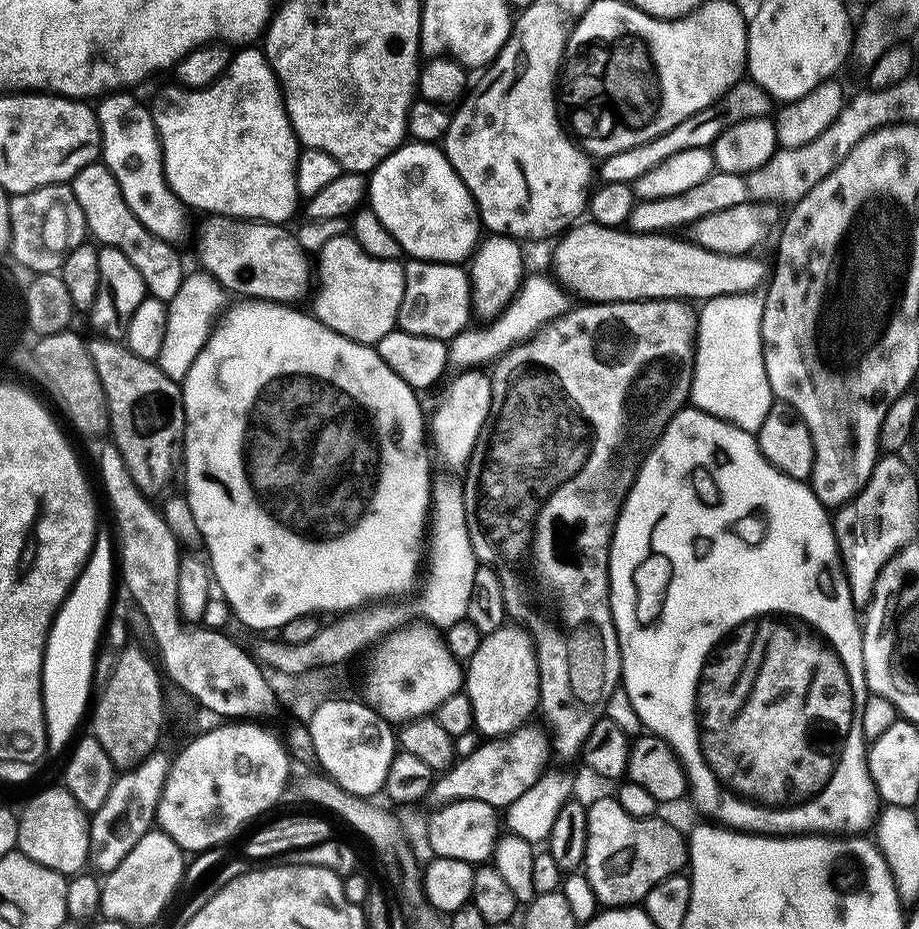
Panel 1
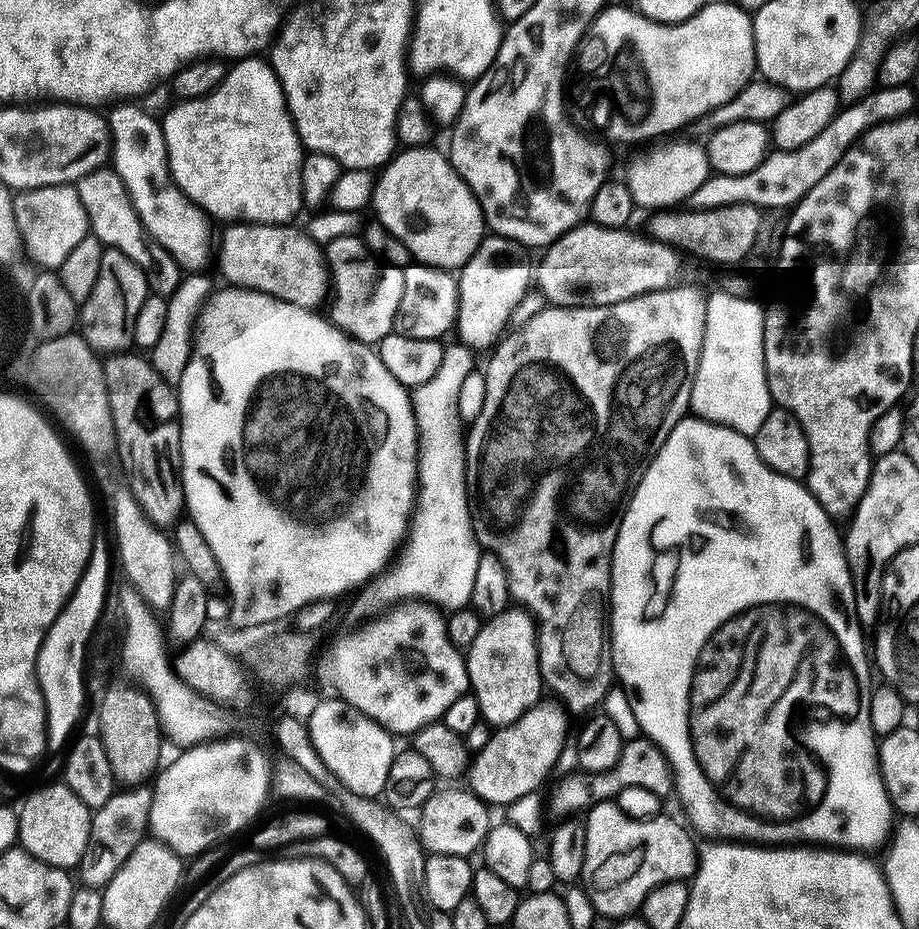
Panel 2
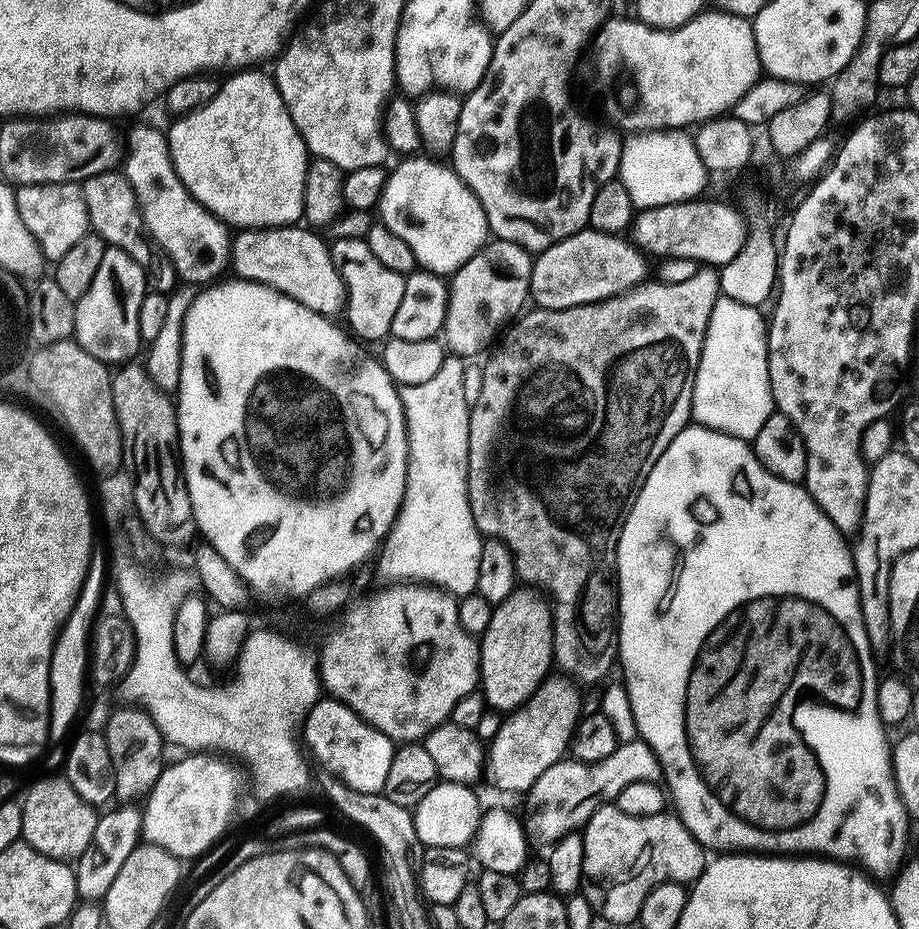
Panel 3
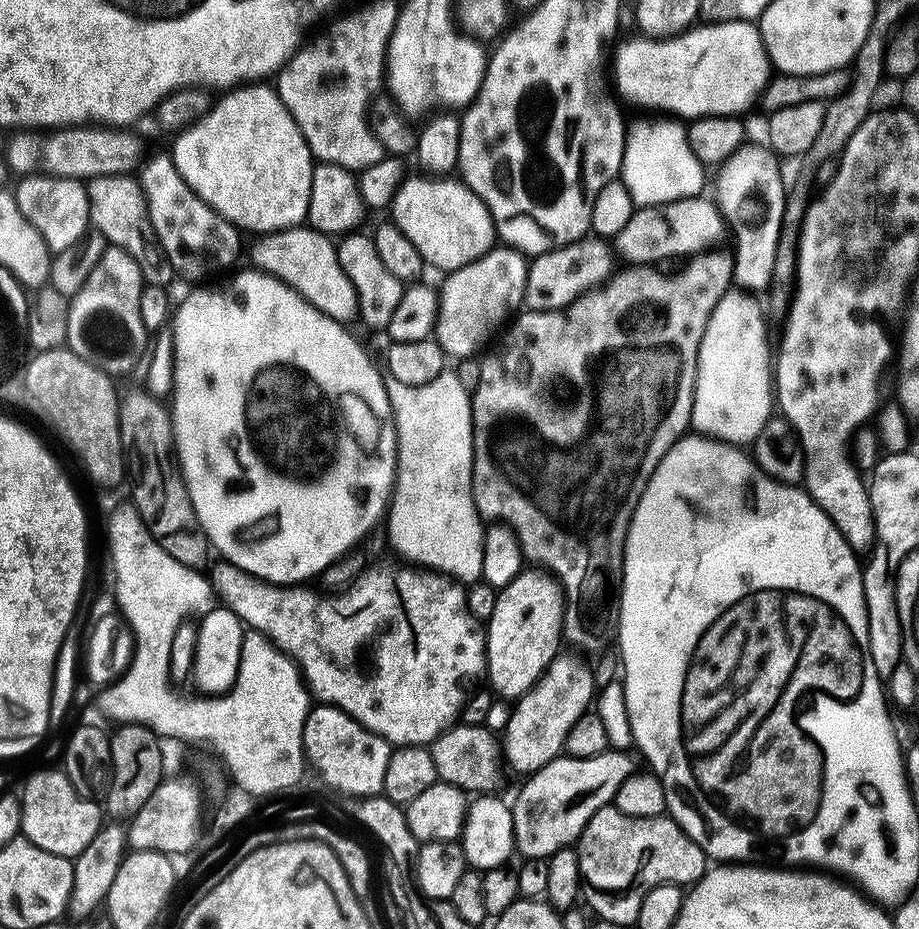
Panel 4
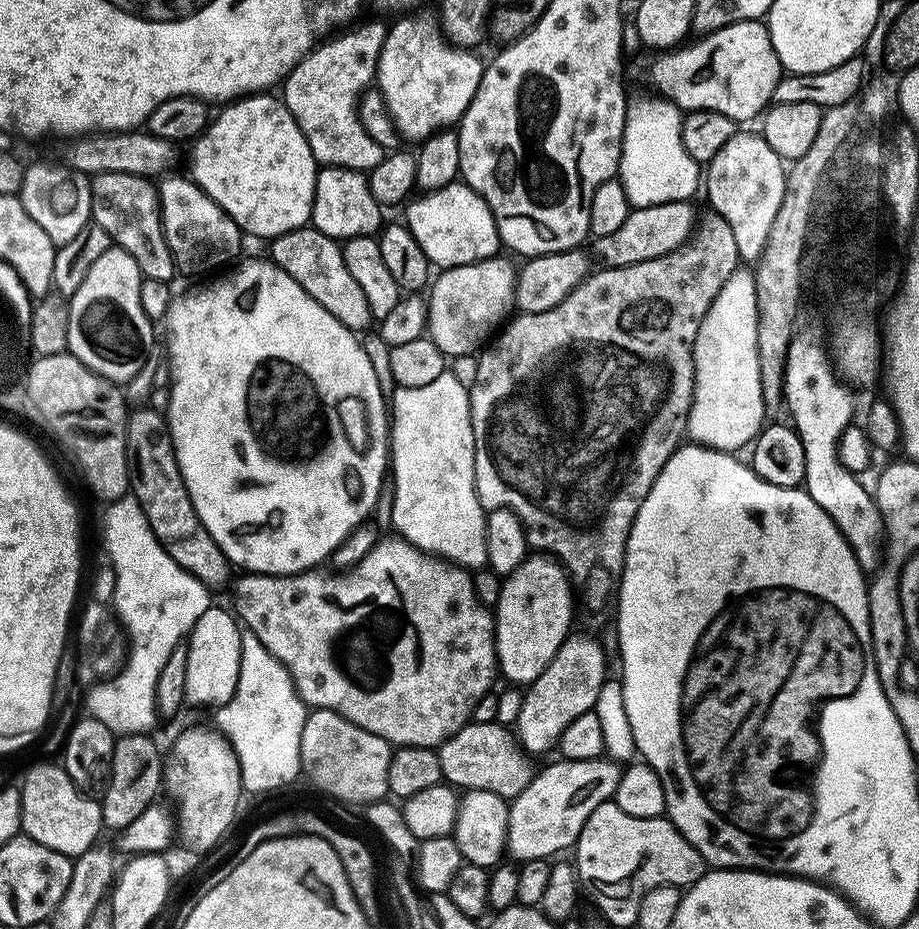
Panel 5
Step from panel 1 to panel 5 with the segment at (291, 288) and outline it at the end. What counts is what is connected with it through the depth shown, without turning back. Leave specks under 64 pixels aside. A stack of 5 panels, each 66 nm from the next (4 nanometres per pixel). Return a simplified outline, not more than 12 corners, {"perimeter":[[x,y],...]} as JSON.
{"perimeter":[[305,226],[275,237],[272,263],[360,334],[373,323],[344,249]]}

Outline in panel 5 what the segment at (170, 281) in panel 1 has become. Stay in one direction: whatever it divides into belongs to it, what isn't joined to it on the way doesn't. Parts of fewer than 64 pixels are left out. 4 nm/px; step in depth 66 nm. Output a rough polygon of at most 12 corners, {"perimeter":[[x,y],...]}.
{"perimeter":[[91,177],[92,220],[147,278],[178,272],[151,179]]}

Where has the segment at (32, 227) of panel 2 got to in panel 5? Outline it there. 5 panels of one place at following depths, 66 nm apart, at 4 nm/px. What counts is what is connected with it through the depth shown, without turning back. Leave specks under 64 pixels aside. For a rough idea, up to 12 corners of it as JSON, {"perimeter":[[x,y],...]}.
{"perimeter":[[28,164],[26,214],[70,242],[92,220],[89,177],[64,164]]}

